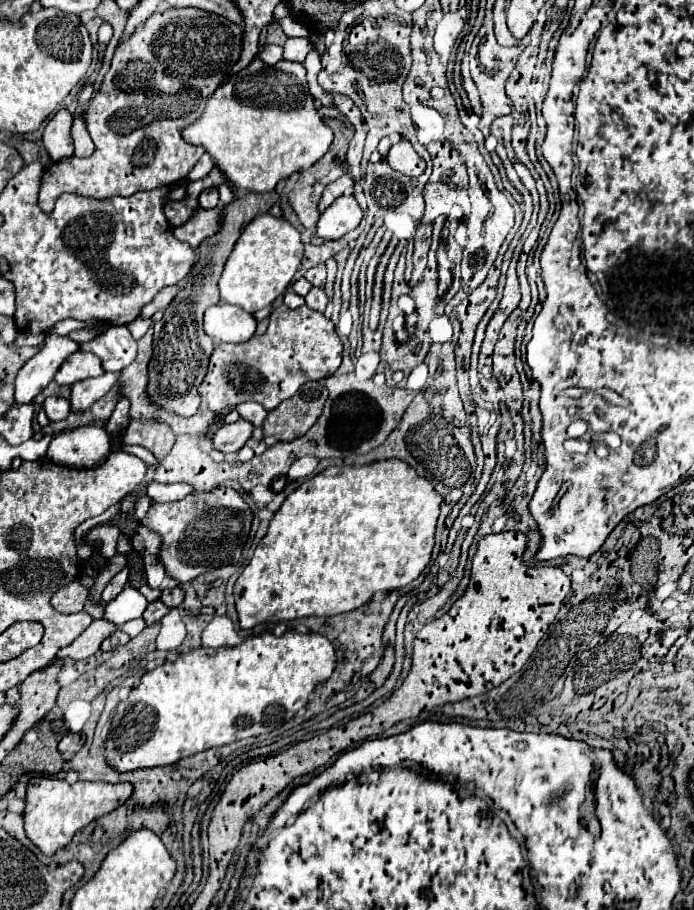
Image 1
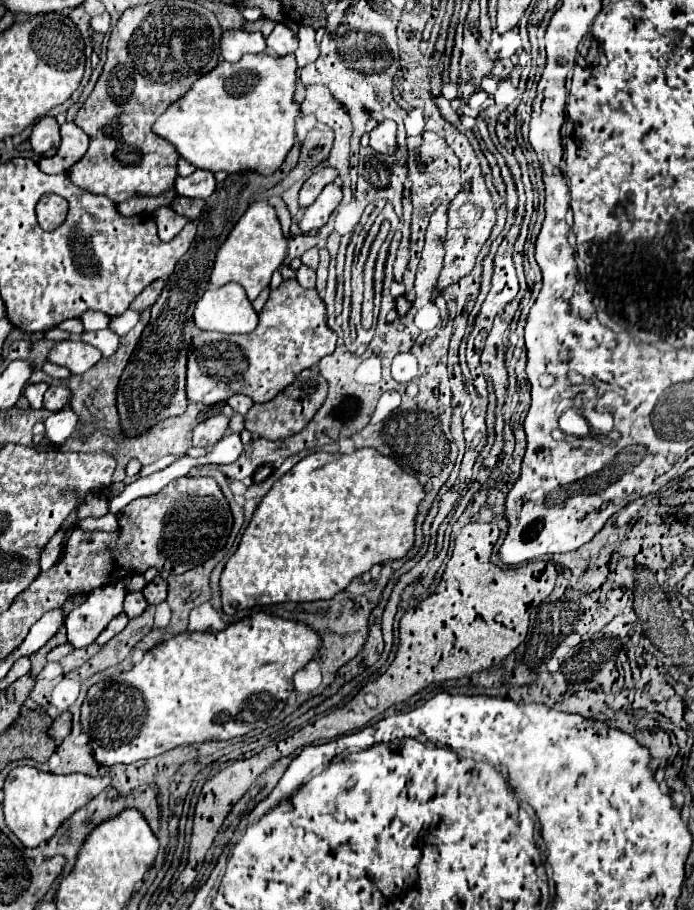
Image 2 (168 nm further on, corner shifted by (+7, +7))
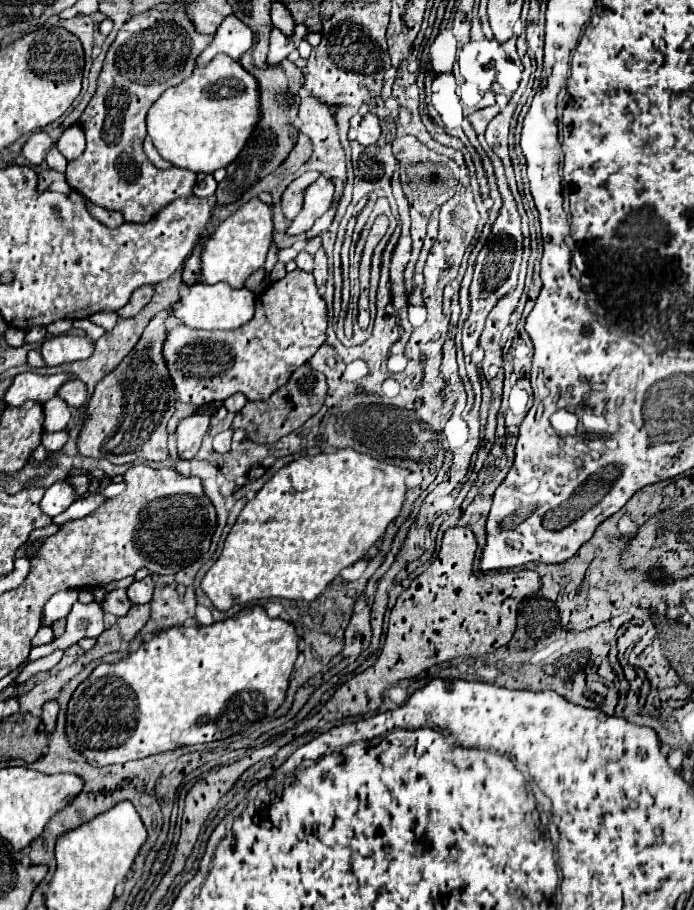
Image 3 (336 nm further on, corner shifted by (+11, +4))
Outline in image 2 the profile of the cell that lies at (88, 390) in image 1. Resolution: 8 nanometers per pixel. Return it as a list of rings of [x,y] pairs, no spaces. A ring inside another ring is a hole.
[[[44,362],[42,364],[42,370],[48,374],[48,376],[52,376],[52,378],[68,378],[70,376],[70,372],[66,370],[66,368],[60,368],[58,364],[52,364],[52,362]]]

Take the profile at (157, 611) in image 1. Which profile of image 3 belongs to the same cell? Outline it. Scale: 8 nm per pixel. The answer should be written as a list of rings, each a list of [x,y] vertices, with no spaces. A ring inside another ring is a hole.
[[[116,589],[112,593],[108,593],[106,601],[104,601],[104,611],[114,615],[114,617],[124,617],[130,611],[132,603],[126,595],[126,589]]]

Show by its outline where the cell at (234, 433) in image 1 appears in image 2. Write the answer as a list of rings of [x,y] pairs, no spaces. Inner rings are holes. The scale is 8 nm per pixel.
[[[216,414],[208,420],[202,420],[192,430],[192,444],[200,448],[210,448],[224,436],[226,428],[228,428],[228,418],[224,414]]]

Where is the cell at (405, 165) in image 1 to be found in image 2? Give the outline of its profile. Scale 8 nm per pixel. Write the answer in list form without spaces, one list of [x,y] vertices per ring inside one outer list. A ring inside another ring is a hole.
[[[382,120],[370,132],[370,146],[380,154],[392,154],[396,148],[396,122]]]

